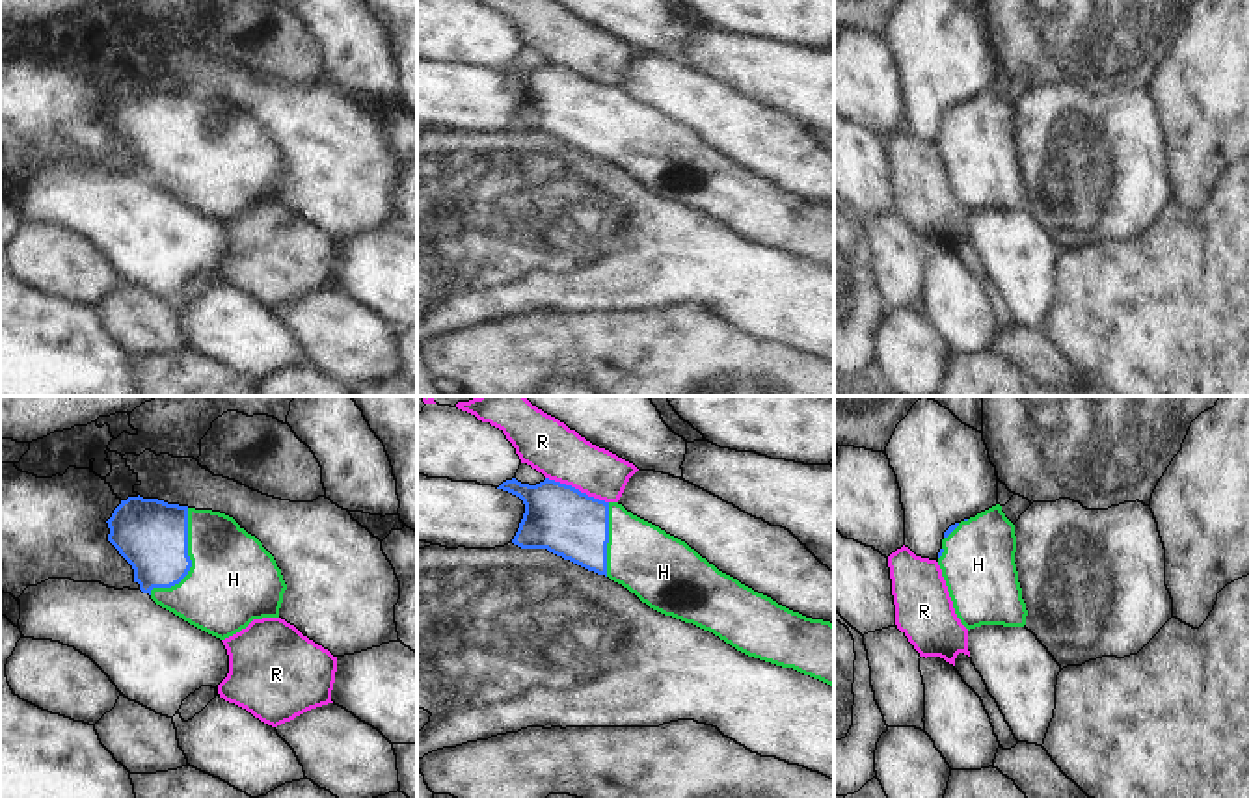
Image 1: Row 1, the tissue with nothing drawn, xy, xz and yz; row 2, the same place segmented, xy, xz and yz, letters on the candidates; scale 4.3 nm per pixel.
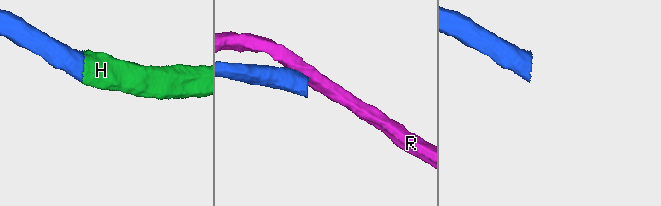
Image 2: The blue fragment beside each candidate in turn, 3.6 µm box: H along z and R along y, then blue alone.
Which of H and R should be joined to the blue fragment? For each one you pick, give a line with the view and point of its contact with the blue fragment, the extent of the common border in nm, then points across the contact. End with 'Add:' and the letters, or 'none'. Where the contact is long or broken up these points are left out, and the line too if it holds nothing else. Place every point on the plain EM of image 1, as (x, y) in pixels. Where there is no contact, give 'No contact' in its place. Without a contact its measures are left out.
H: Touches blue at xy (190, 144). Shared border 420 nm
Add: H.

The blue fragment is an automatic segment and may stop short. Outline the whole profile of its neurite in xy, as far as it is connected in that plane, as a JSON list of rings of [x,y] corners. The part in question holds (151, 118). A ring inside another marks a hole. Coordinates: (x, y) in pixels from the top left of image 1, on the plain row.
[[[138,78],[106,106],[140,173],[190,208],[225,223],[253,203],[279,201],[281,153],[233,100]]]

